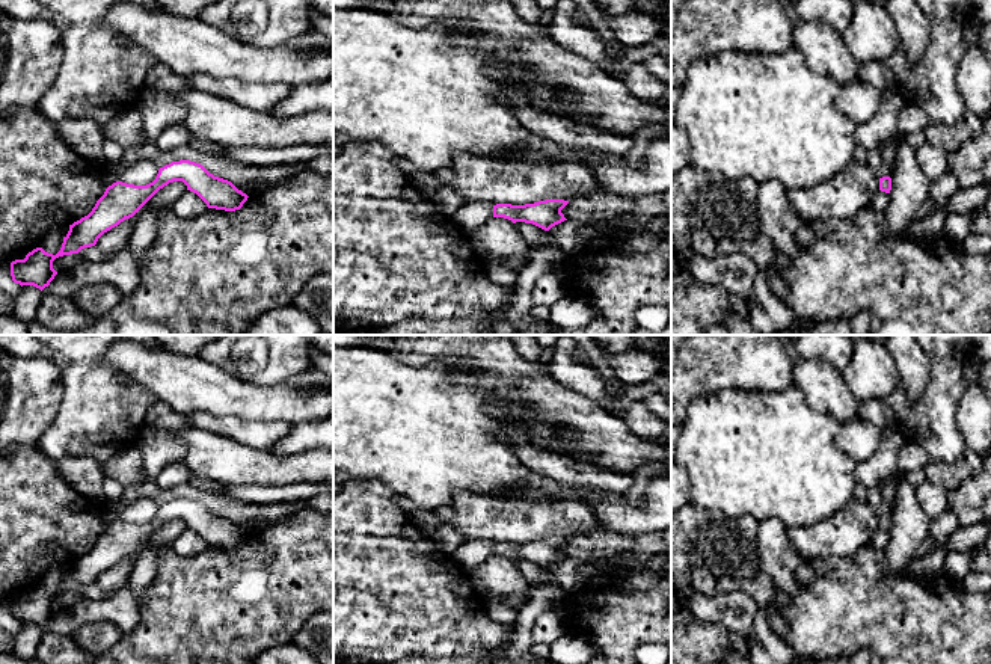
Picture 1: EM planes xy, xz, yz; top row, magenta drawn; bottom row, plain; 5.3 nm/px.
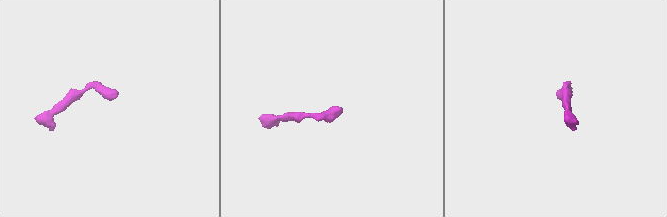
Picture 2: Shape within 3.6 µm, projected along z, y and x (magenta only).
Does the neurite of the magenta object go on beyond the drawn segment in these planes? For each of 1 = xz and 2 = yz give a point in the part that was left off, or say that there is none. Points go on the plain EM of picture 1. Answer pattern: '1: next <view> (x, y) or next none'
1: next none
2: next none

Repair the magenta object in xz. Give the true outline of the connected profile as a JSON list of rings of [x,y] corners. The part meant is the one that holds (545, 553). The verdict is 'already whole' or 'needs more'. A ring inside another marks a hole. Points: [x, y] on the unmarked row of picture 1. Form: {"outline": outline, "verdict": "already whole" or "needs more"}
{"outline": [[[546,537],[534,542],[511,543],[496,542],[493,543],[493,555],[504,555],[516,560],[532,561],[545,569],[567,558],[561,548],[569,542],[564,537]]], "verdict": "already whole"}

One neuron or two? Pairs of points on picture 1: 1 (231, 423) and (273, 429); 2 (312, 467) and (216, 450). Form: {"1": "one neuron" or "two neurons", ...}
{"1": "one neuron", "2": "one neuron"}

